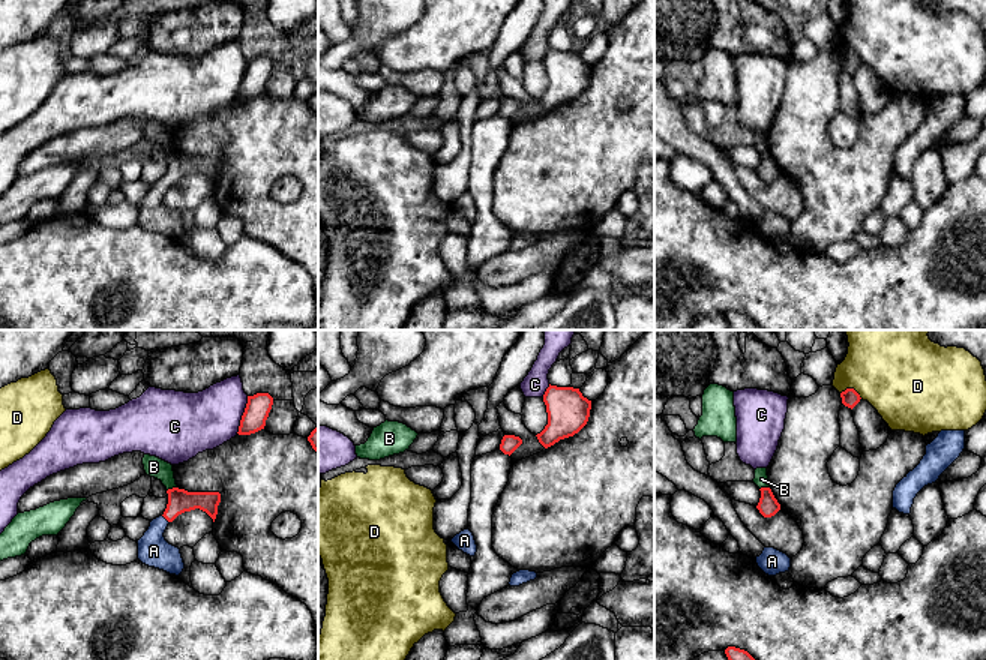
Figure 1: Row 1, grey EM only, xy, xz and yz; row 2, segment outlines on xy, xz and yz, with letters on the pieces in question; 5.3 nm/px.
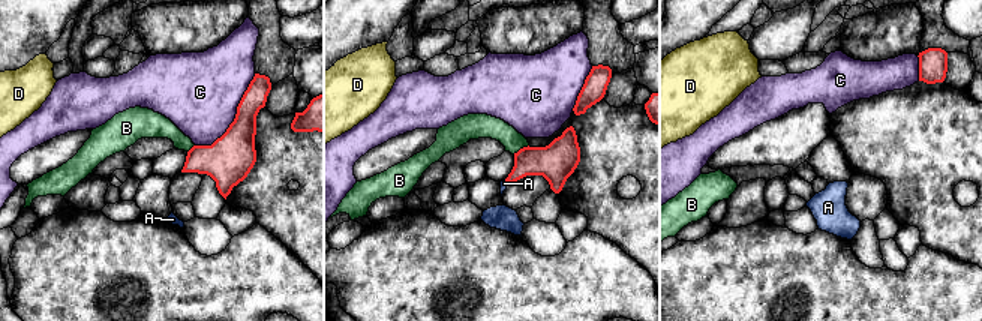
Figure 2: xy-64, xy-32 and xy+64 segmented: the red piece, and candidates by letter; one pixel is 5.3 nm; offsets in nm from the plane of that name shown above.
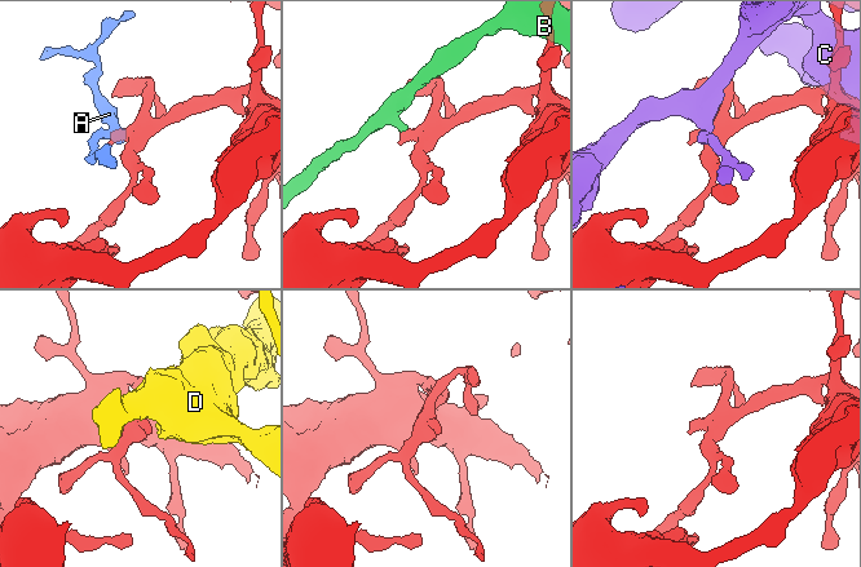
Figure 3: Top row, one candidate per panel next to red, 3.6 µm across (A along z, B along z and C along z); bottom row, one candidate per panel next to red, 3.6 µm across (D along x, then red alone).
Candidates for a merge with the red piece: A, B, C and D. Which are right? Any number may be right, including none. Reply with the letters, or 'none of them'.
A

